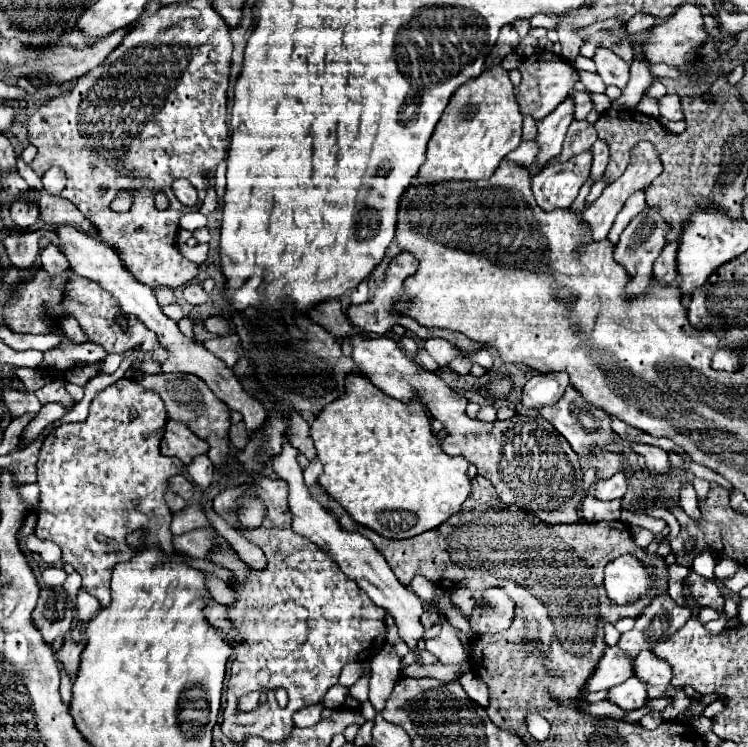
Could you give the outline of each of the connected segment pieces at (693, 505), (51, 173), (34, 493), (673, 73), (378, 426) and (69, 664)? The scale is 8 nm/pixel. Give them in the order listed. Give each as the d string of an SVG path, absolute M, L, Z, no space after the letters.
M692 484L682 486L682 490L680 490L680 506L692 520L696 520L696 522L702 520L702 512L698 508L698 500L696 500L696 492L694 492Z
M50 168L44 176L42 176L42 184L44 184L44 190L48 194L60 194L66 186L66 176L60 168Z
M20 484L16 488L16 492L20 494L22 502L28 504L28 508L34 508L38 502L38 486L36 484Z
M656 64L650 66L649 70L654 78L670 78L670 80L680 78L680 70L674 66L668 66L668 64Z
M356 372L344 378L344 386L344 394L326 404L310 426L310 436L324 466L324 472L318 480L320 486L338 504L342 504L356 522L386 538L410 538L432 530L450 516L458 514L462 502L470 494L470 478L466 474L468 460L442 452L438 438L432 434L426 406L418 398L408 404L390 398L372 386L366 376Z
M64 640L64 648L62 648L62 652L58 654L58 660L62 662L62 666L64 666L64 670L74 678L74 672L78 670L78 656L80 656L80 652L82 652L82 648L84 648L84 640L80 642L80 644L74 644L74 642L70 642L70 640Z

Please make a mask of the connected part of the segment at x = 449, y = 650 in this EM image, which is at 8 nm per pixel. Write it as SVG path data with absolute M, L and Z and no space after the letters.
M446 620L442 624L442 632L436 638L426 640L426 650L430 650L442 664L459 664L469 660L458 638L458 630L450 626Z

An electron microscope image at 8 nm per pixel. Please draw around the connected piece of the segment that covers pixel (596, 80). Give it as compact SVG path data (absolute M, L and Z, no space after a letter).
M578 70L578 76L580 76L580 82L586 86L586 90L590 90L590 92L604 92L606 90L606 84L602 84L602 78L598 74Z

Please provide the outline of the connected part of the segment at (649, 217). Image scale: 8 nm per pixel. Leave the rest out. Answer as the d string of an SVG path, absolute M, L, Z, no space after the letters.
M646 206L638 216L632 218L632 222L626 226L626 230L622 232L620 236L620 242L616 246L616 252L614 252L614 258L628 270L628 274L634 278L628 286L628 296L638 296L646 286L648 286L648 280L652 276L652 264L654 260L658 258L658 254L662 252L664 244L666 244L666 236L668 232L672 230L672 226L660 216L660 210L658 208L652 208L652 206Z

